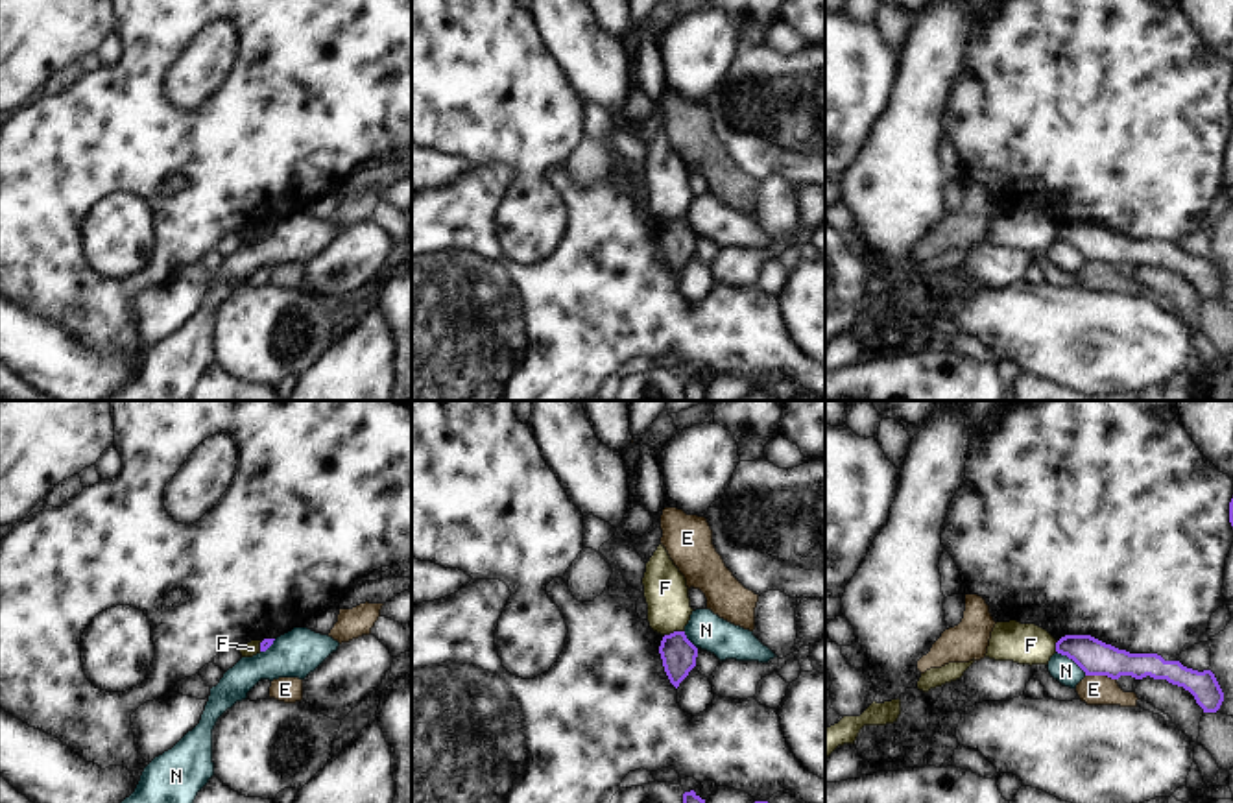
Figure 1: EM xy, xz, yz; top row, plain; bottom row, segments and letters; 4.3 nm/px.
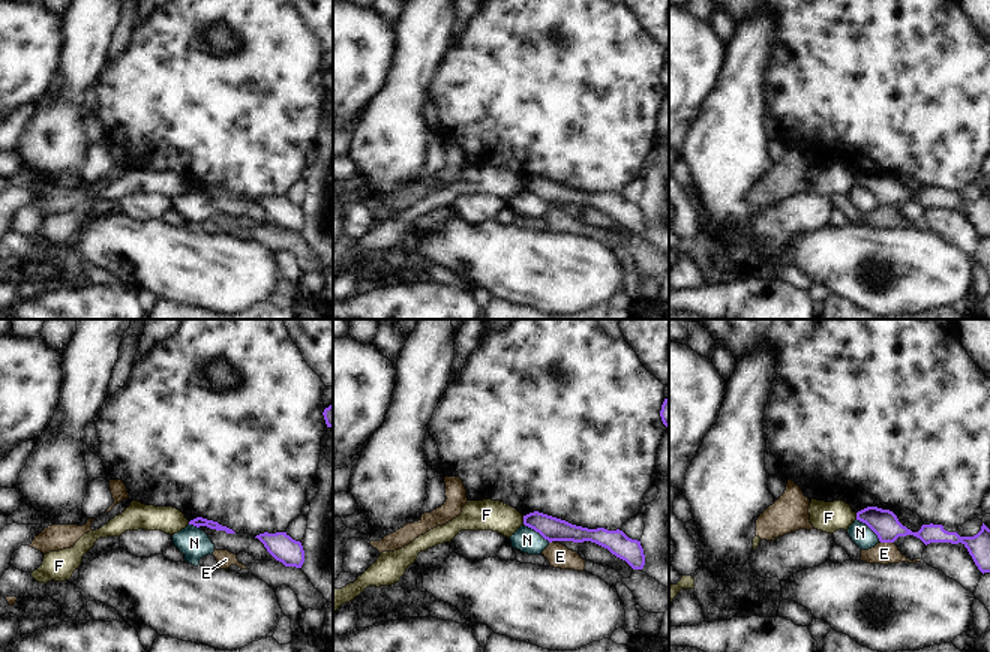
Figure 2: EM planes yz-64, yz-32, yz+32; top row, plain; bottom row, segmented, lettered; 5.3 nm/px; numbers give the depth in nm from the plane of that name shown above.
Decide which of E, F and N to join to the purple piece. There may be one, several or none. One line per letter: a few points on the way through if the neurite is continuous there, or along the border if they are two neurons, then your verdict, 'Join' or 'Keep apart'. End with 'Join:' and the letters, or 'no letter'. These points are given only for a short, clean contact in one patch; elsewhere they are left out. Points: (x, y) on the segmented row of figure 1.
E: Keep apart
F: Boundary: xz (683, 630), (665, 635). Keep apart
N: Boundary: yz (1056, 650), (1065, 654), (1086, 674). Keep apart
Join: no letter.

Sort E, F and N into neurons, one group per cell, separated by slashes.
E / F / N

